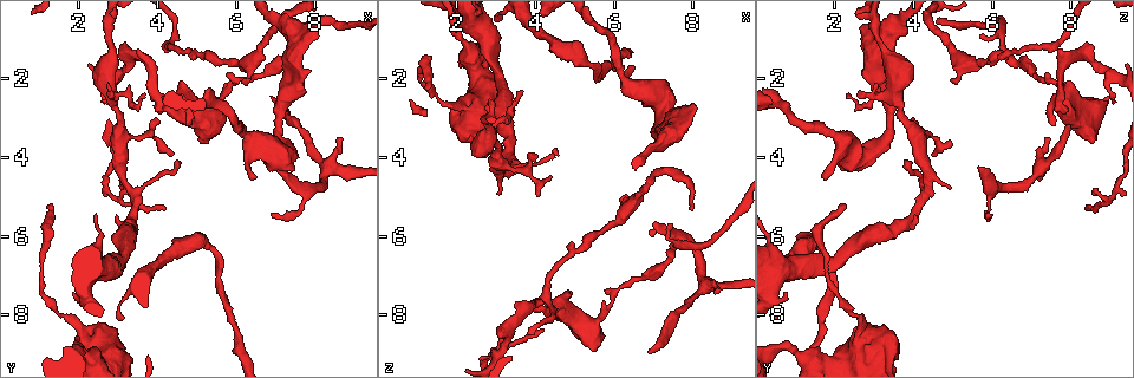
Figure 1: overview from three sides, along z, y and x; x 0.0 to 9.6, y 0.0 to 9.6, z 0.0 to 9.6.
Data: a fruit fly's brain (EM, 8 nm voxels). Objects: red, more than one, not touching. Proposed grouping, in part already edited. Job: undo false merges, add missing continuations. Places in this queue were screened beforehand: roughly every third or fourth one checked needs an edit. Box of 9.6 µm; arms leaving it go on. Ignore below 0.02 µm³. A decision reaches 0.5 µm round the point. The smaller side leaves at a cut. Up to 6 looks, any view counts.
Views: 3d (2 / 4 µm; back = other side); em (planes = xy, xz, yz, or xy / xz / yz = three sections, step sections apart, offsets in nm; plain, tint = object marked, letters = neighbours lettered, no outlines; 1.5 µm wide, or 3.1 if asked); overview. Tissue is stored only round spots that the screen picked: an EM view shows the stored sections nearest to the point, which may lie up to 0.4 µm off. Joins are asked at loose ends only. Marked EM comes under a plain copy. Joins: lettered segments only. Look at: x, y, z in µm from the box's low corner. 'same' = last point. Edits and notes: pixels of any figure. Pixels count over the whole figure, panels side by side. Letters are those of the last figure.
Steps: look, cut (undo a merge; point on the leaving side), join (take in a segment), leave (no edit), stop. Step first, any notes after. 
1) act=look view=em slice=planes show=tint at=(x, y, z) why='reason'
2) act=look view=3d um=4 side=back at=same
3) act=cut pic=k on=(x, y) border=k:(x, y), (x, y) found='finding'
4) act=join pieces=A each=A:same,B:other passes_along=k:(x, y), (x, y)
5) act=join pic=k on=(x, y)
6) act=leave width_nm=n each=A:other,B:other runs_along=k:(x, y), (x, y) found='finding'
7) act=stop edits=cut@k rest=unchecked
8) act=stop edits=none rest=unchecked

act=look view=em slice=planes show=letters at=(3.25, 5.00, 8.60) why='tapers out'

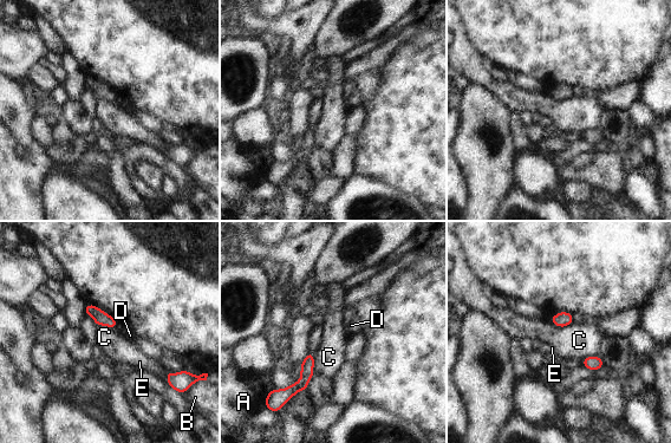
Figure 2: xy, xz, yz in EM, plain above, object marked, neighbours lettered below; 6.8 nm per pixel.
act=leave each=A:other,B:other,C:other,D:other,E:other runs_along=2:(310, 357), (306, 377), (292, 391) found='none of them fits'

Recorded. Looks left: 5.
act=look view=3d um=2 side=back at=(7.90, 1.80, 2.70) why='thick end'

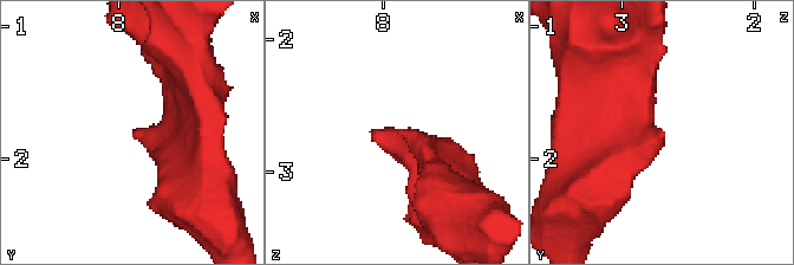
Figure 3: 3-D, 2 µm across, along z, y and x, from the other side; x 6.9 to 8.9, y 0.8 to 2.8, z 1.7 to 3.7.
act=look view=em slice=planes show=letters at=(7.88, 1.80, 2.68)

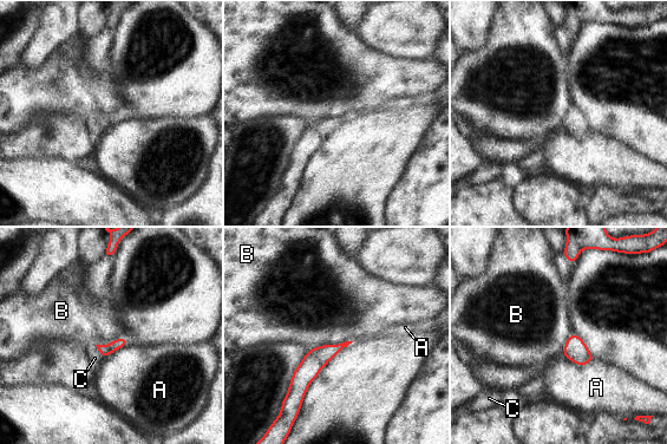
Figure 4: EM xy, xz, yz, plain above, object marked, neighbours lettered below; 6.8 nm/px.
act=leave each=A:other,B:other,C:other found='no lettered segment goes on from it'

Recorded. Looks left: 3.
act=look view=em slice=planes show=letters at=(6.50, 4.60, 1.65)

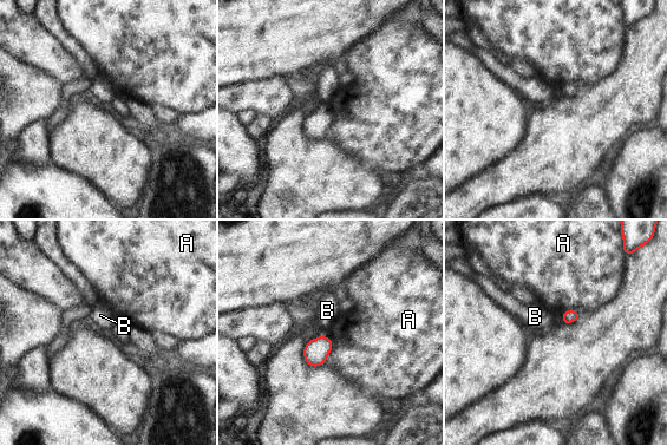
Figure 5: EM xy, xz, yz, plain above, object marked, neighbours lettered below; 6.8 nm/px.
act=leave width_nm=90 each=A:other,B:other found='none of them fits'

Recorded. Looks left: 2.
act=stop edits=none rest=unchecked

